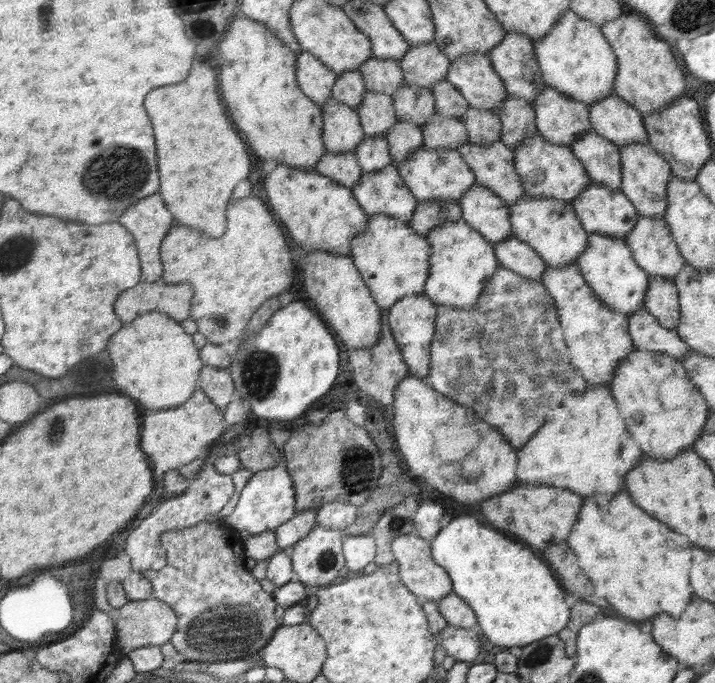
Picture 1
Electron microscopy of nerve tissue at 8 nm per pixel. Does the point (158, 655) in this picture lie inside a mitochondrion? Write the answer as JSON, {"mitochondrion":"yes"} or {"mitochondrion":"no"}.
{"mitochondrion":"no"}

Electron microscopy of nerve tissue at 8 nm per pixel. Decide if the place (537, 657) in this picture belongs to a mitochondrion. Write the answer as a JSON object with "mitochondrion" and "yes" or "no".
{"mitochondrion":"yes"}

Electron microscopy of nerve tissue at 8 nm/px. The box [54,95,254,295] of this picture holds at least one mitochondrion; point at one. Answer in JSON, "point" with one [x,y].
{"point":[119,174]}

